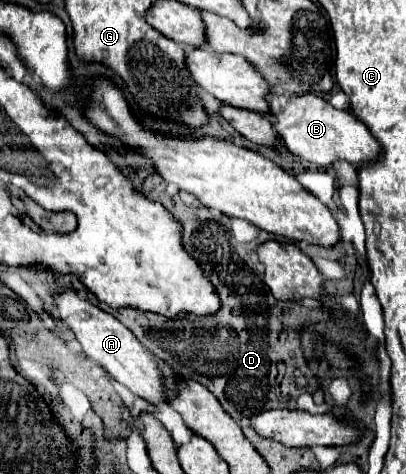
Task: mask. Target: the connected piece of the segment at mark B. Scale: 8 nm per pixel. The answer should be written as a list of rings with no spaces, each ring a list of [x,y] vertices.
[[[268,93],[266,101],[270,107],[268,115],[274,131],[278,133],[286,149],[296,157],[302,157],[320,167],[328,167],[336,159],[360,165],[364,163],[364,159],[376,159],[376,155],[380,153],[376,139],[372,139],[370,131],[358,119],[354,119],[344,109],[332,107],[326,99],[314,93],[302,93],[302,95]]]

